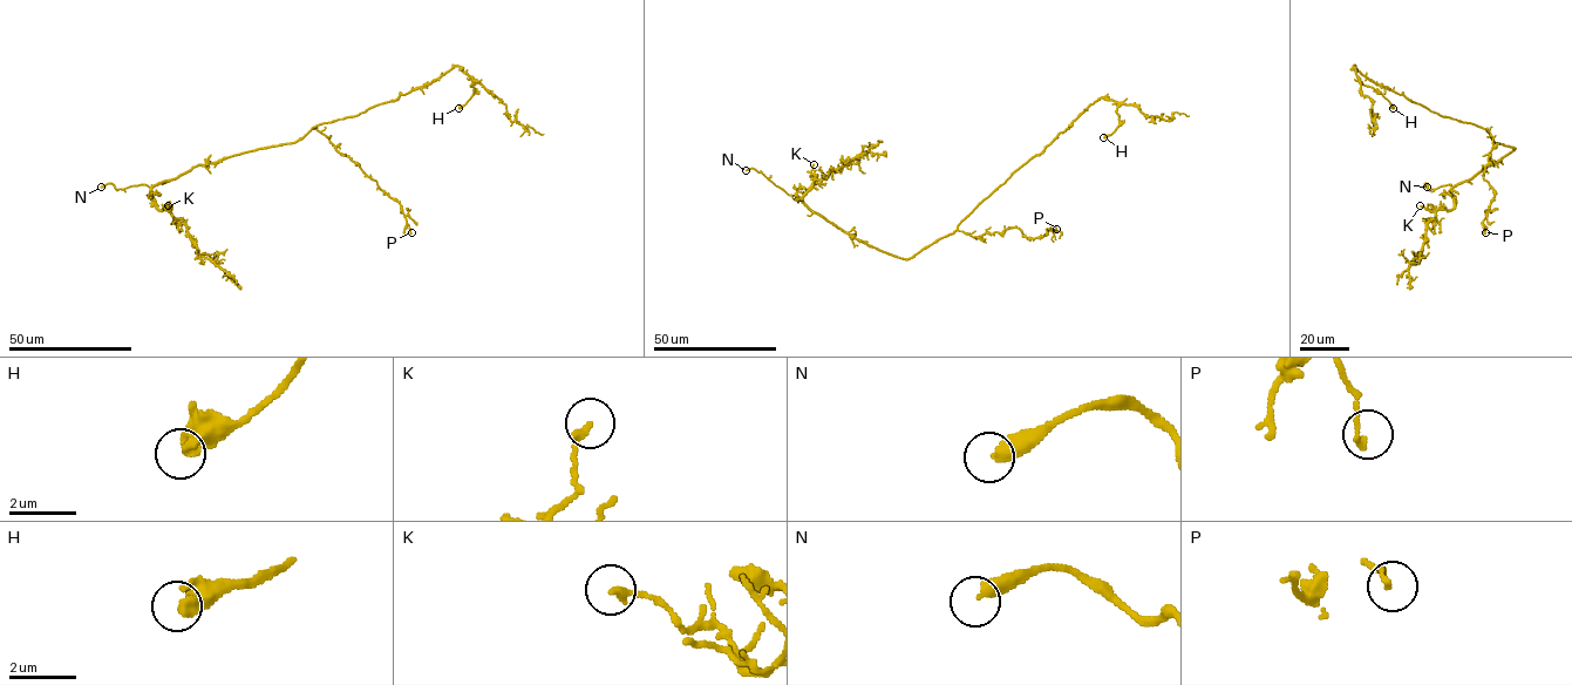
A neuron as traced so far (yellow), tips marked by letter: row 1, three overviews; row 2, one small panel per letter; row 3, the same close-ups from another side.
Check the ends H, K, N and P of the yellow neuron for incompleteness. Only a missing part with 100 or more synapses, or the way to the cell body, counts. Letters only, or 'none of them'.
N

